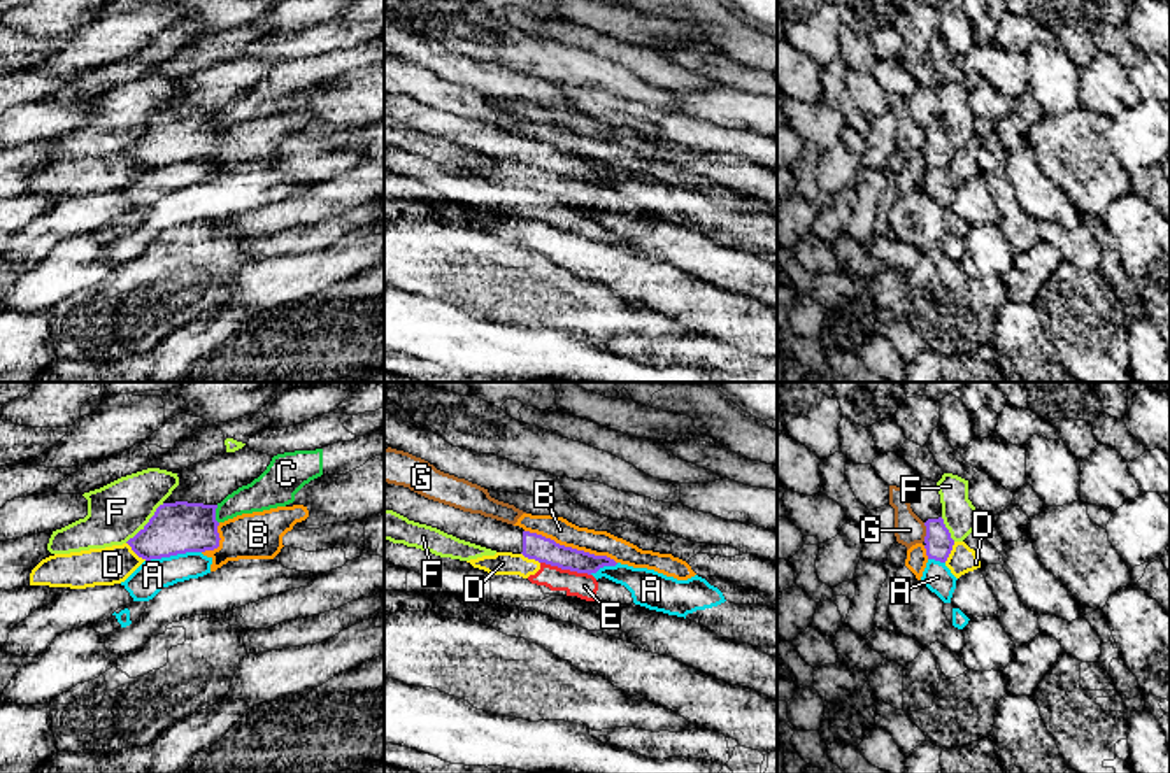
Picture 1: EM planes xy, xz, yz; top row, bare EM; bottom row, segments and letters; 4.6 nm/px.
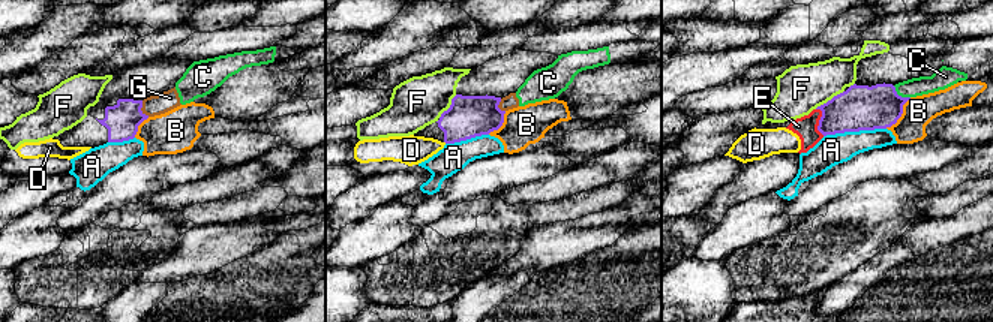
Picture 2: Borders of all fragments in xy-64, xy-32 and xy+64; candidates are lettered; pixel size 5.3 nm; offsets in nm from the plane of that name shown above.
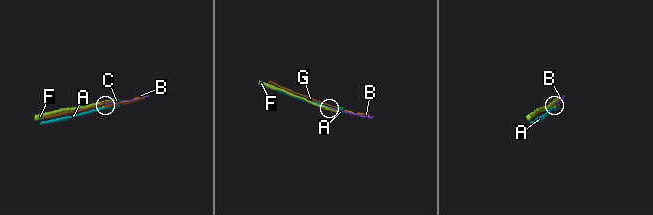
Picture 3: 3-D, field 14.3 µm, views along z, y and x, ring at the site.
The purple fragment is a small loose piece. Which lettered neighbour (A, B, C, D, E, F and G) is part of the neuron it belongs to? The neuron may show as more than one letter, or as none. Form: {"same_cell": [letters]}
{"same_cell": []}

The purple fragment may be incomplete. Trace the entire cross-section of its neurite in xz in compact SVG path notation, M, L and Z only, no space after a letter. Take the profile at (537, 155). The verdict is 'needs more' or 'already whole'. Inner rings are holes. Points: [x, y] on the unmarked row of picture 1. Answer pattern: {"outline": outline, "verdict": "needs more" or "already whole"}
{"outline": "M384 89L384 116L396 119L409 128L437 135L460 147L496 160L523 161L528 167L561 177L591 182L603 174L617 172L607 163L595 163L565 154L542 142L524 138L519 133L428 107L403 93Z", "verdict": "needs more"}

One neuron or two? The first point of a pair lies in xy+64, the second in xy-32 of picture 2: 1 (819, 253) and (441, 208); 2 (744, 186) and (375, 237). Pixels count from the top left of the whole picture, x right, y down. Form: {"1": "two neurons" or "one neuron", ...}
{"1": "two neurons", "2": "two neurons"}

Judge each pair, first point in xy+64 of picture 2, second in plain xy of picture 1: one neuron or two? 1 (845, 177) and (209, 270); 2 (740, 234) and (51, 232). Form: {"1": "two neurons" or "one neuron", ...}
{"1": "two neurons", "2": "two neurons"}

